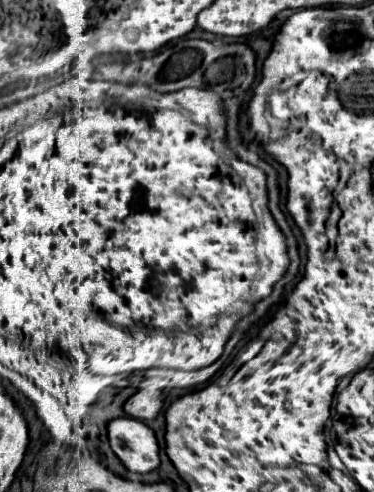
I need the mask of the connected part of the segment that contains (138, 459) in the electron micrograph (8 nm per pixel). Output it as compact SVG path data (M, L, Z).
M120 417L110 421L108 439L112 451L134 473L148 473L160 465L154 431L138 419Z

